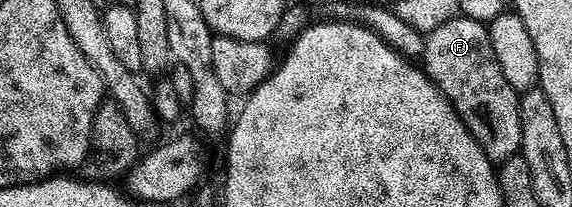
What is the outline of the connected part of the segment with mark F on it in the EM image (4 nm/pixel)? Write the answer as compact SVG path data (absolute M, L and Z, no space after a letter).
M459 16L448 20L448 24L440 24L440 28L425 35L425 40L426 43L420 55L421 65L436 84L436 88L440 88L442 95L454 105L454 111L460 116L460 120L464 120L468 132L472 132L476 144L484 148L490 161L501 164L513 154L519 153L522 149L522 129L518 107L520 94L512 88L512 84L508 84L500 64L496 64L496 52L492 52L489 29L481 21Z

